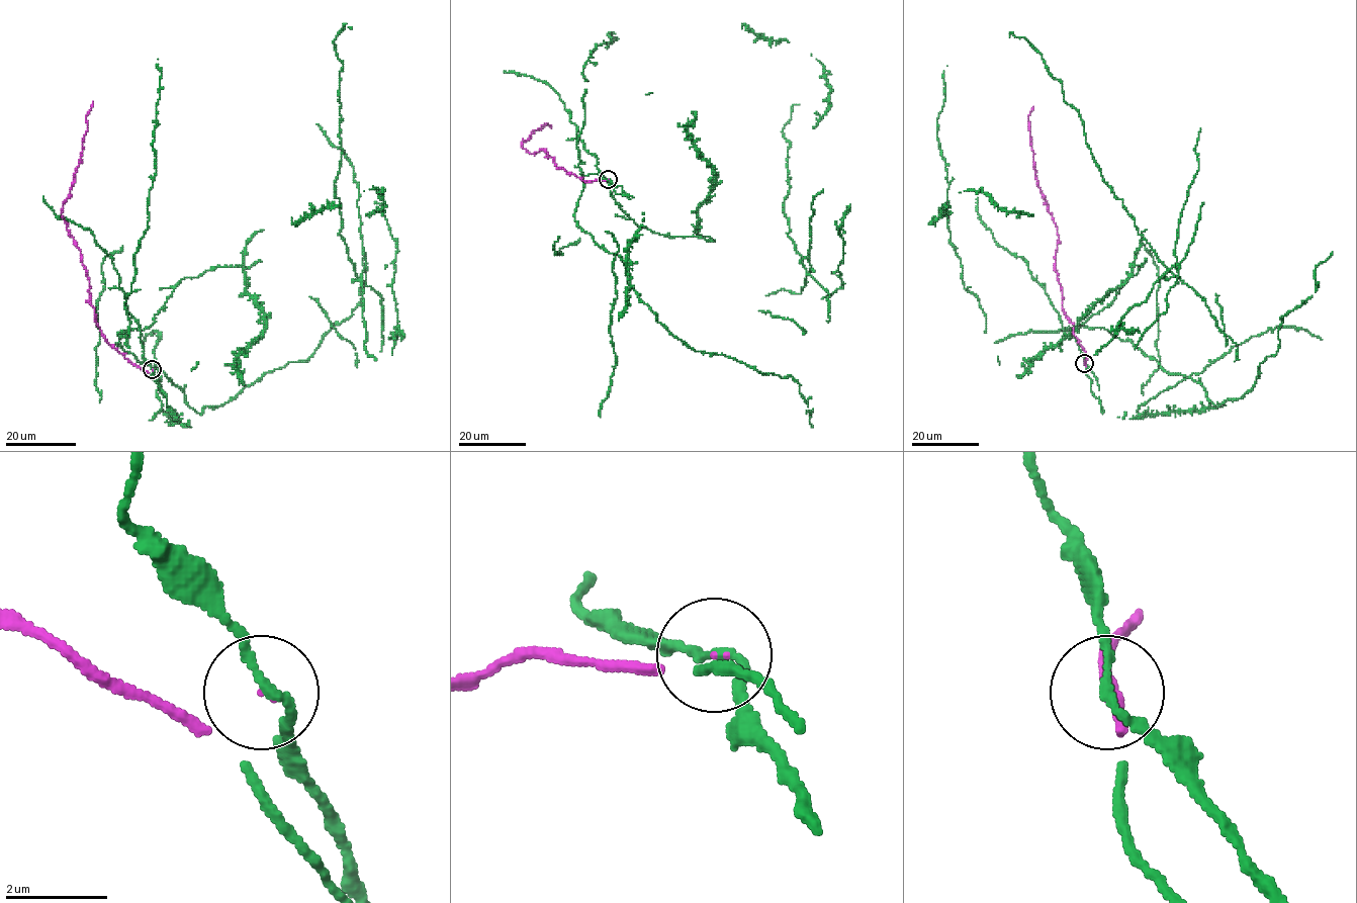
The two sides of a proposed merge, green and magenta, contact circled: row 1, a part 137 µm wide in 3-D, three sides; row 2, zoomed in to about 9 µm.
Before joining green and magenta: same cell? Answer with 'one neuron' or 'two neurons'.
one neuron

